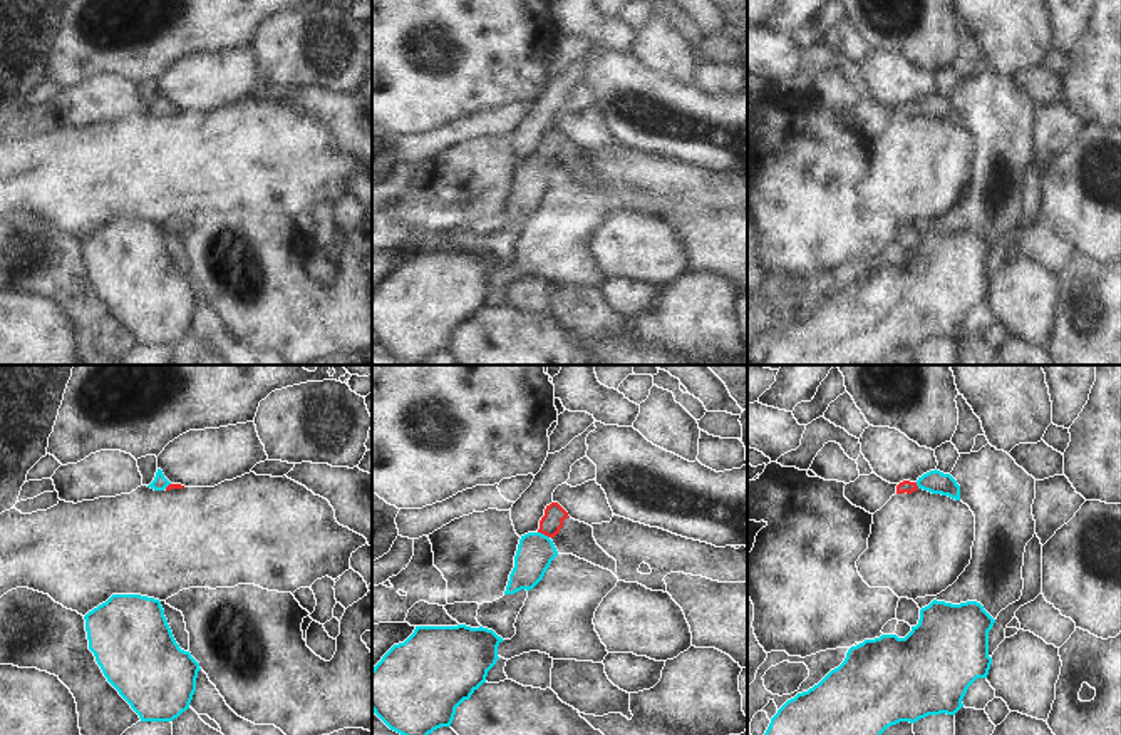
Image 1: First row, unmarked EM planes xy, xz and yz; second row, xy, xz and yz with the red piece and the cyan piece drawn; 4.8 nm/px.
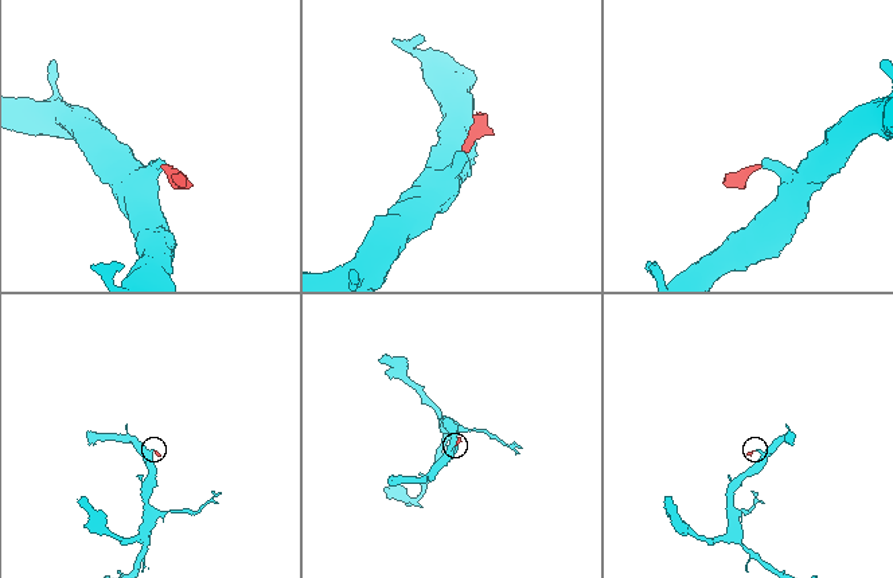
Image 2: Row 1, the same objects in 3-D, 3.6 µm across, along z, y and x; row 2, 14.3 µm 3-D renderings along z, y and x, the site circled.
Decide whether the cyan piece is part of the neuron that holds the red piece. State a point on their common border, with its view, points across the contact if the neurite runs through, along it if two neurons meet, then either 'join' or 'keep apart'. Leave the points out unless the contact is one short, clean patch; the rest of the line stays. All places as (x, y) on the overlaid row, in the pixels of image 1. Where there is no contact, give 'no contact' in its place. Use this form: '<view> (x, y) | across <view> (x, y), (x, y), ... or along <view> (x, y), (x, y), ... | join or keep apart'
xz (543, 533) | across xz (550, 524), (543, 533), (535, 553) | join

